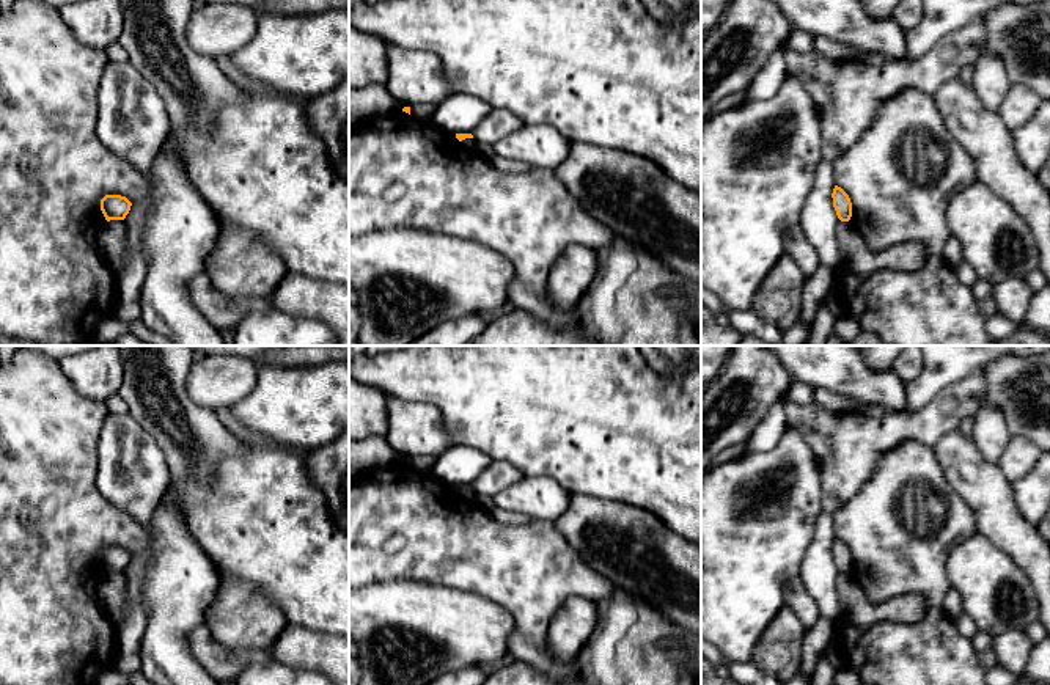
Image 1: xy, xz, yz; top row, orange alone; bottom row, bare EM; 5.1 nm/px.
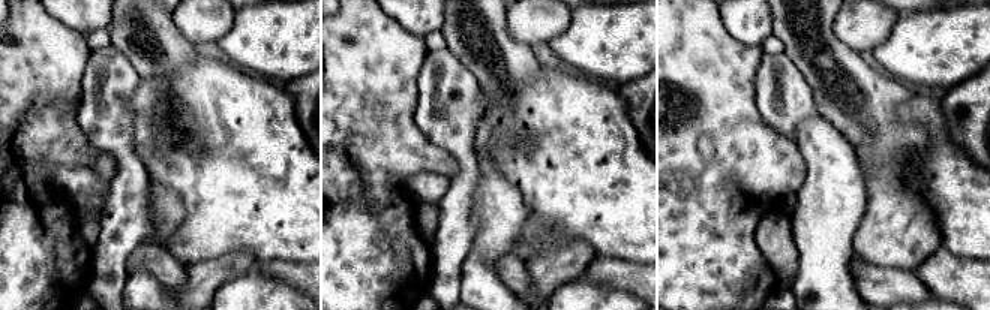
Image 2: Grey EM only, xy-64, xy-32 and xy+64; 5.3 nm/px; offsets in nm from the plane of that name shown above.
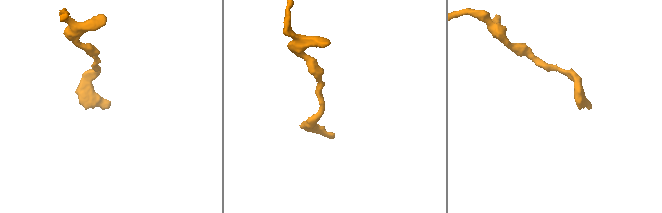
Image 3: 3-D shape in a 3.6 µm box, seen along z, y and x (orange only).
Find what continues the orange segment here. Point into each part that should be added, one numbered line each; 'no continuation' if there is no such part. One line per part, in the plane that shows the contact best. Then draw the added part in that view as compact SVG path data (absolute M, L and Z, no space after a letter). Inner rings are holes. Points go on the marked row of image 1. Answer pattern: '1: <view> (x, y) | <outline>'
no continuation

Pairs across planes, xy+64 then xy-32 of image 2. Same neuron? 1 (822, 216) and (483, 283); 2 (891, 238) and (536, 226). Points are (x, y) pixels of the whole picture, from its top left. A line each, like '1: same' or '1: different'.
1: same
2: different

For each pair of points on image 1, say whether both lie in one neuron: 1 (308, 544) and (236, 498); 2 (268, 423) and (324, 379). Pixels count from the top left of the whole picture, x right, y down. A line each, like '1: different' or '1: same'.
1: same
2: same

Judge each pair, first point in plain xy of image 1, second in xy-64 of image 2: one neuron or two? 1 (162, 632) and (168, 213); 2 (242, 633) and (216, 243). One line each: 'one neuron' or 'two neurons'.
1: one neuron
2: two neurons

